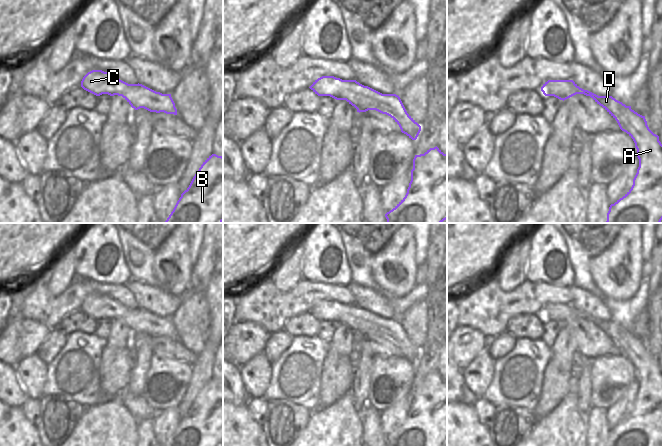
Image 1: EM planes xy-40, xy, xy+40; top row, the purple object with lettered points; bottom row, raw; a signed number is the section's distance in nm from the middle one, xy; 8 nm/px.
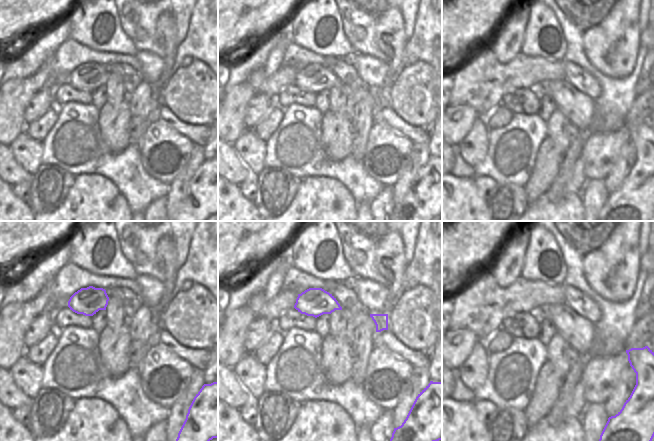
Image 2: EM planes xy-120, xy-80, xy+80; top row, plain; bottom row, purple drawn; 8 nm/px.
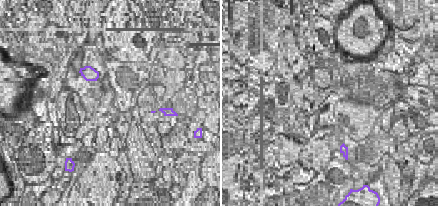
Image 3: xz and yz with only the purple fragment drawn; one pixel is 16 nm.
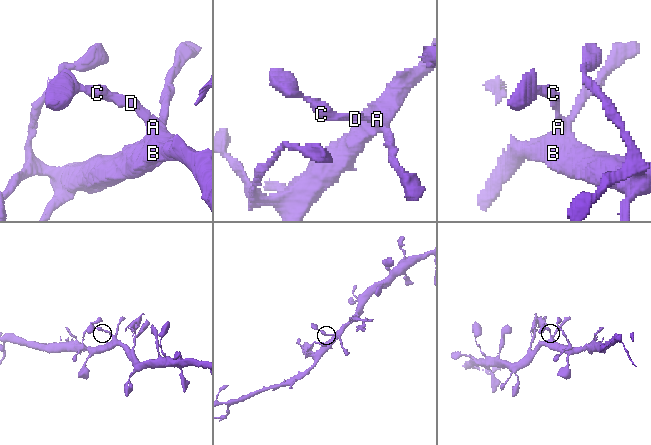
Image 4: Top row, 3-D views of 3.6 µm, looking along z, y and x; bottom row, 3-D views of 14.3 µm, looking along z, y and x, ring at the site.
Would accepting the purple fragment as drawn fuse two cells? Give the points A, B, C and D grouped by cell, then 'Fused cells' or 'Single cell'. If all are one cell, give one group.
Groups: A B C D. Single cell

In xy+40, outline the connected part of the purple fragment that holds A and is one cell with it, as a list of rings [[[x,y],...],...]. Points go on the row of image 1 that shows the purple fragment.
[[[548,80],[541,87],[541,91],[545,96],[554,96],[563,101],[576,94],[590,96],[617,121],[620,129],[635,143],[639,167],[633,185],[622,198],[610,205],[606,223],[660,223],[662,220],[662,144],[659,136],[649,129],[645,116],[638,114],[631,109],[631,106],[626,106],[612,96],[598,96],[584,90],[573,80]]]

